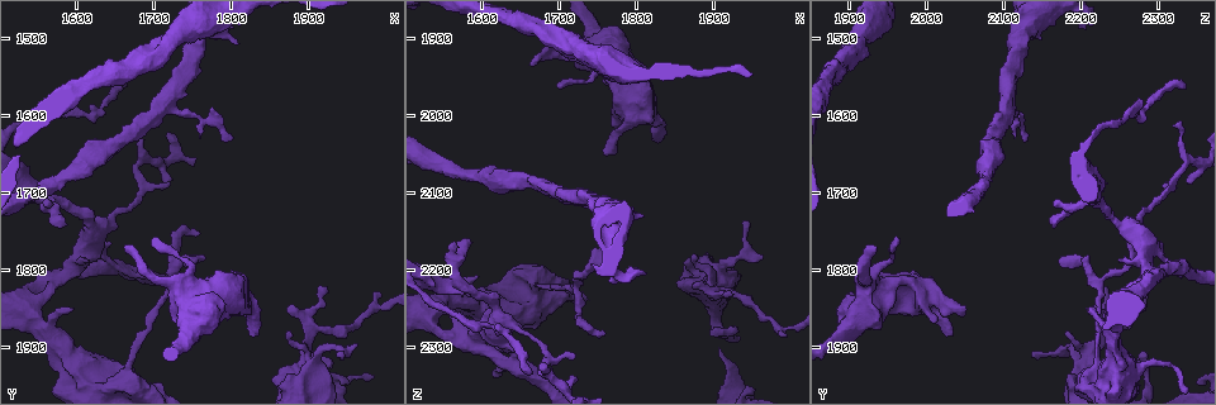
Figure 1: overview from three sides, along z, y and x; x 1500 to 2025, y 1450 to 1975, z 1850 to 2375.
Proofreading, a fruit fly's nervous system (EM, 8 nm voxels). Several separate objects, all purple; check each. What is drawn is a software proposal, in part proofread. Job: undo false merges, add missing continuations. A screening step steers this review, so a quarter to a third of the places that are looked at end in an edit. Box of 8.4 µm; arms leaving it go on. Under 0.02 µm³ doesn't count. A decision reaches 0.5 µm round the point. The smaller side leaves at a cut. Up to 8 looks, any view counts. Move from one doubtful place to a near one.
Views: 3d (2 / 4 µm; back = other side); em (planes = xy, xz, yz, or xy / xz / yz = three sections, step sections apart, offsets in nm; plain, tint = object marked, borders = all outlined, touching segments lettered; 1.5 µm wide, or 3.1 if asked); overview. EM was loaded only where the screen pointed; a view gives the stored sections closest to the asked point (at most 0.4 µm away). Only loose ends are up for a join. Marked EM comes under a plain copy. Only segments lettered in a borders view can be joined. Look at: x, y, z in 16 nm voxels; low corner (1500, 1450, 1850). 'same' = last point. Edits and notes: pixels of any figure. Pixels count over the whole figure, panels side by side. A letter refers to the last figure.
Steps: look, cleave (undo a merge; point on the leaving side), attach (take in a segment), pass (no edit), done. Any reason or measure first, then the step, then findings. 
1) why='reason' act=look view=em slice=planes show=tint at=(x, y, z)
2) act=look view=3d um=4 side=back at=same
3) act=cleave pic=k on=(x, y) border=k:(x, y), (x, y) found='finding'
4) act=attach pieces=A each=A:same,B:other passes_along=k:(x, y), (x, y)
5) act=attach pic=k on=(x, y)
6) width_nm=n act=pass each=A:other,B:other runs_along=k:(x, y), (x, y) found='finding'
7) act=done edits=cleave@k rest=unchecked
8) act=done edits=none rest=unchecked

why='an open end' act=look view=em slice=xy step=4 show=borders at=(1830, 1885, 2035)

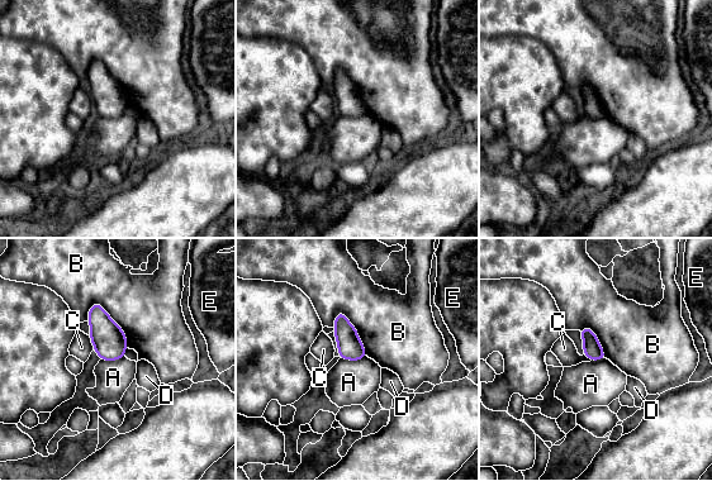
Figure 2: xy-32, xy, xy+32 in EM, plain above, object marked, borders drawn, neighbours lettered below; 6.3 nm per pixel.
longest_contact=B:360nm act=pass each=A:other,B:other,C:other,D:other,E:other border=2:(94, 301), (123, 331), (127, 347) found='no lettered segment goes on from it'

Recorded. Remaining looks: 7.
why='thin end' act=look view=3d um=2 at=(1890, 1905, 2285)

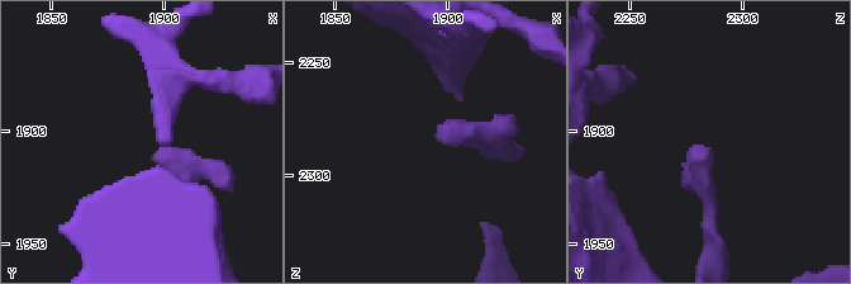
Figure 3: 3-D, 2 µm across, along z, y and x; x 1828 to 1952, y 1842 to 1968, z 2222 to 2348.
act=look view=em slice=xz step=4 show=tint at=(1894, 1911, 2283)

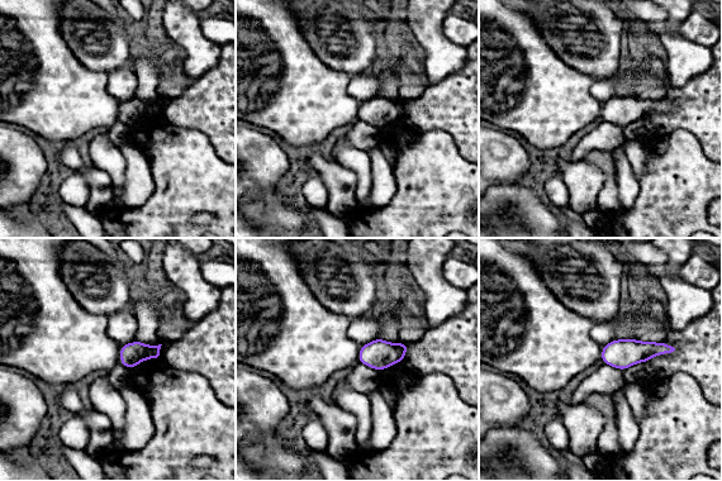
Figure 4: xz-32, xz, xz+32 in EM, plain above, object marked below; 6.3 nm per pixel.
act=look view=em slice=planes show=borders at=same

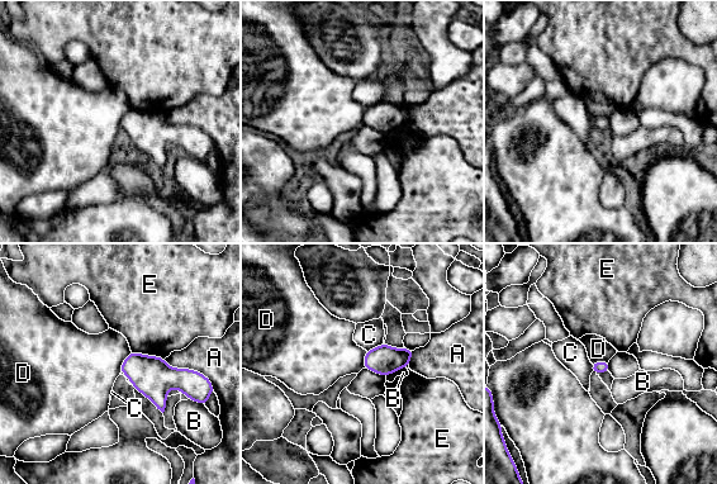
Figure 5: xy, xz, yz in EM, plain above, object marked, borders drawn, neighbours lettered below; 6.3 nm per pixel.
width_nm=80 longest_contact=A:300nm act=pass each=A:other,B:other,C:other,D:other,E:other found='none of them fits'

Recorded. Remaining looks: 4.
why='tapers out' act=look view=em slice=xy step=4 show=borders at=(1915, 1820, 2230)

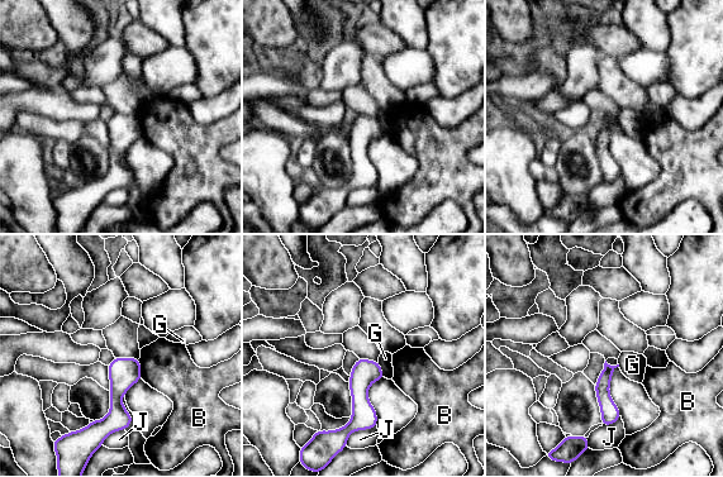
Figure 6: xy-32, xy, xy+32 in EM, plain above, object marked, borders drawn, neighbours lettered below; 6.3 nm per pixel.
why='cut it another way' act=look view=em slice=xz step=4 show=borders at=same

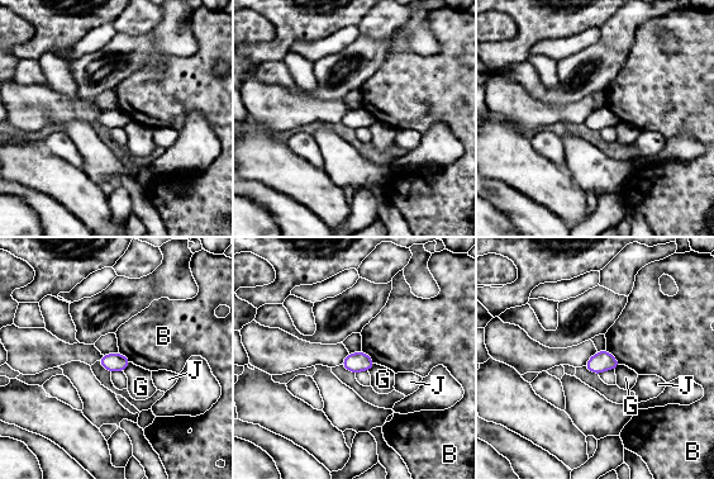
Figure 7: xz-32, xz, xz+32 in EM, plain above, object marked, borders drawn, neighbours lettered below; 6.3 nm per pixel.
act=pass each=B:other,G:other,J:other found='no lettered segment goes on from it'

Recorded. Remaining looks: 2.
act=done edits=none rest=unchecked

